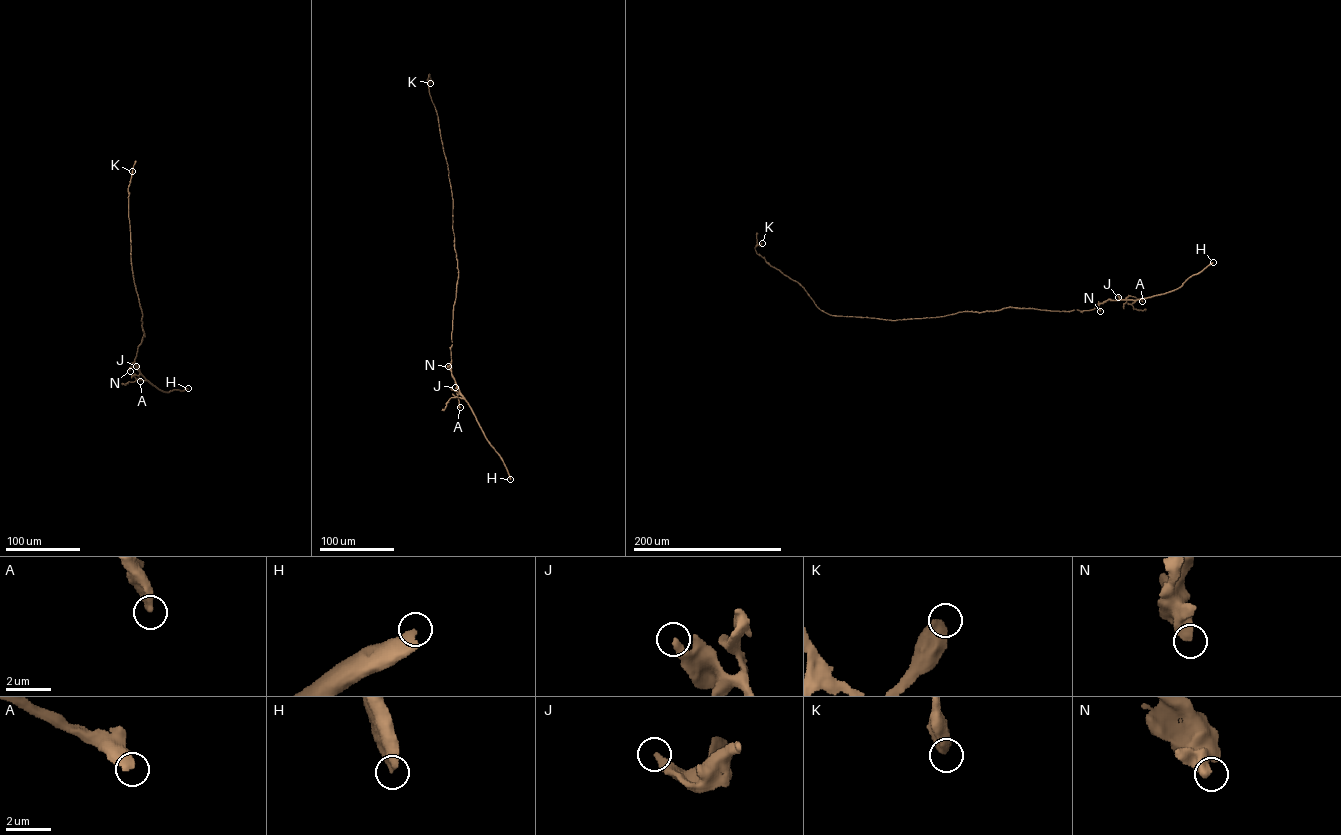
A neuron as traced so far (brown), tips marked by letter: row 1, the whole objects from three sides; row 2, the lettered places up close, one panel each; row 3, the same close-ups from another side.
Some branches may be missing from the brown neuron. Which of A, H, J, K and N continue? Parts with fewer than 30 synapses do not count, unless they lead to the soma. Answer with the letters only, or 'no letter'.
no letter

